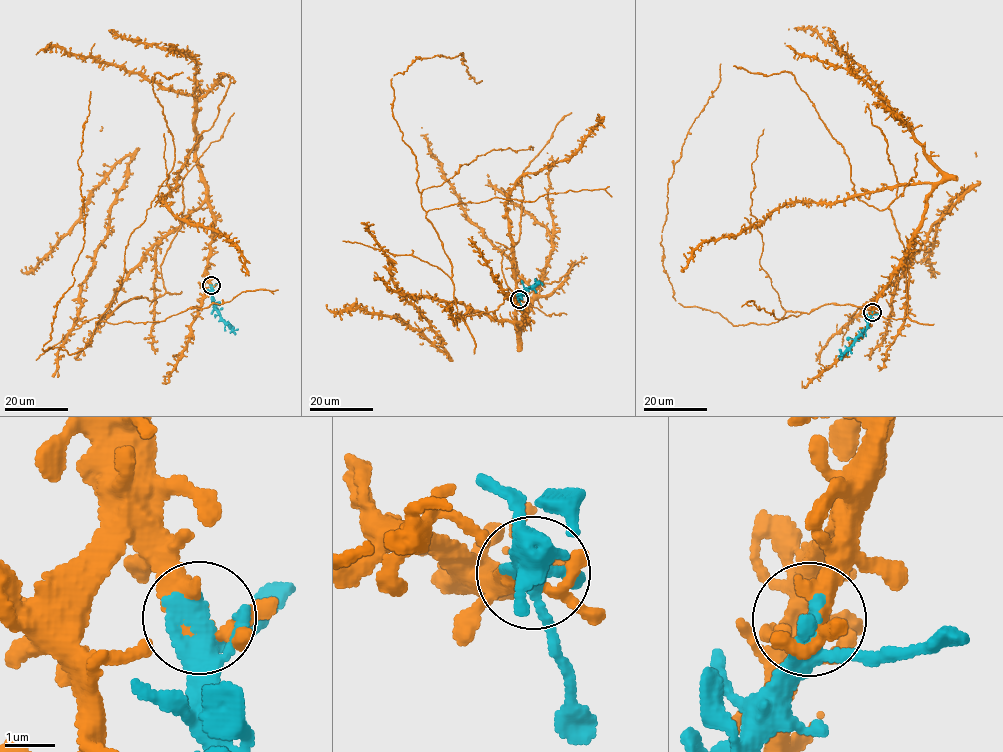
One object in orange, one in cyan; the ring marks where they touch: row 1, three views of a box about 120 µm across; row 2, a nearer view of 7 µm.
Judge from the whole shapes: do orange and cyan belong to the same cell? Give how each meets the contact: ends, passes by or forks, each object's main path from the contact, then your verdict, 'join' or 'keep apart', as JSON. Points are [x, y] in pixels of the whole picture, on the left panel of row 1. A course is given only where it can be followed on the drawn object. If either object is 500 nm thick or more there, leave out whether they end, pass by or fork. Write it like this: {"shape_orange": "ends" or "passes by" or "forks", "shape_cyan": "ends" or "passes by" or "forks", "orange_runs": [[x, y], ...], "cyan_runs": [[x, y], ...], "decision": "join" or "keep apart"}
{"shape_orange": "forks", "shape_cyan": "forks", "orange_runs": [[212, 285], [203, 202], [179, 220], [162, 295], [122, 302], [72, 354], [42, 348], [84, 242], [91, 91]], "cyan_runs": [[212, 285], [211, 301], [224, 321], [234, 330], [238, 329]], "decision": "join"}

